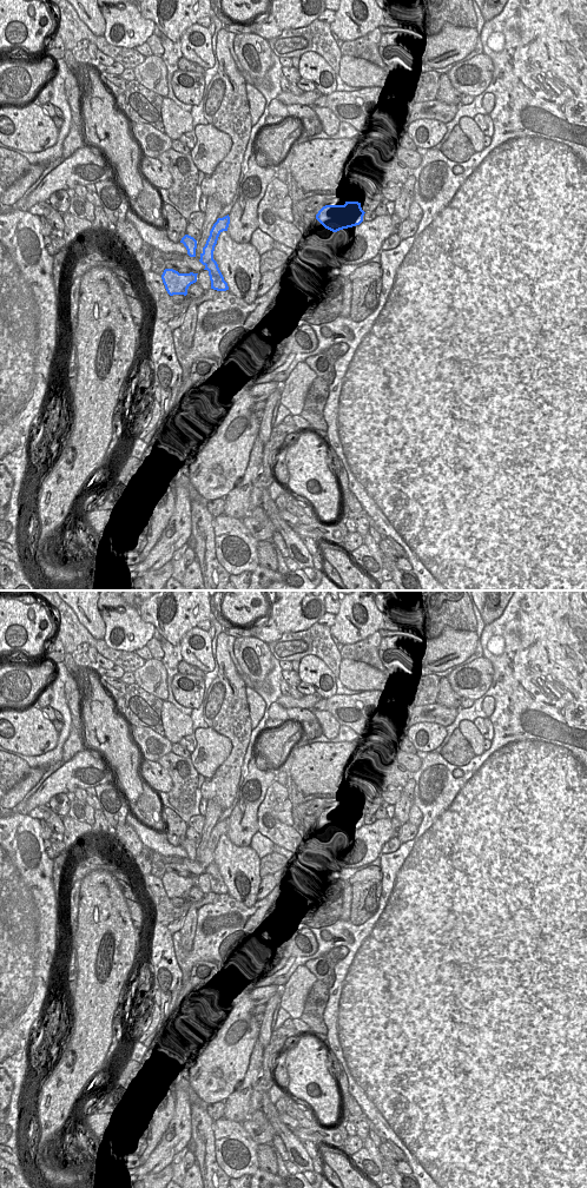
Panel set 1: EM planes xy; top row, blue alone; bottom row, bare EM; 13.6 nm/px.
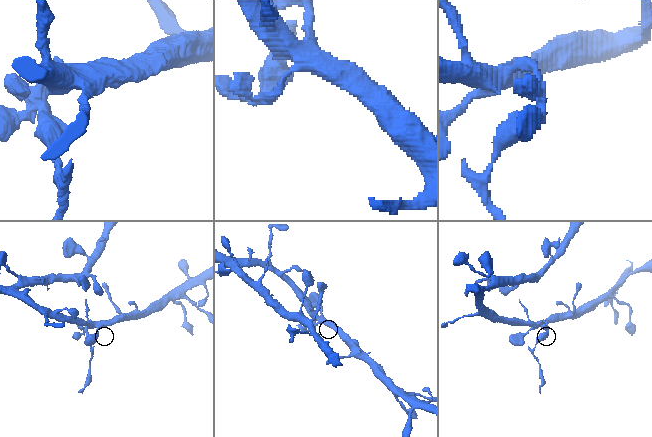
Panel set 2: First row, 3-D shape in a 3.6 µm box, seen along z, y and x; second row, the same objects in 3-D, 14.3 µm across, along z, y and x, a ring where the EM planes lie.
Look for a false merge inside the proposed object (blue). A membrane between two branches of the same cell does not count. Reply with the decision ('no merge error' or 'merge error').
merge error

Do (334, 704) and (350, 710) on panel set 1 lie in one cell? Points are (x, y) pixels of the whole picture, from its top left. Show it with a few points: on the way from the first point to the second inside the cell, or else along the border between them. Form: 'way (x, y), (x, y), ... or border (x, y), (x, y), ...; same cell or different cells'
way (337, 705), (347, 710); same cell

